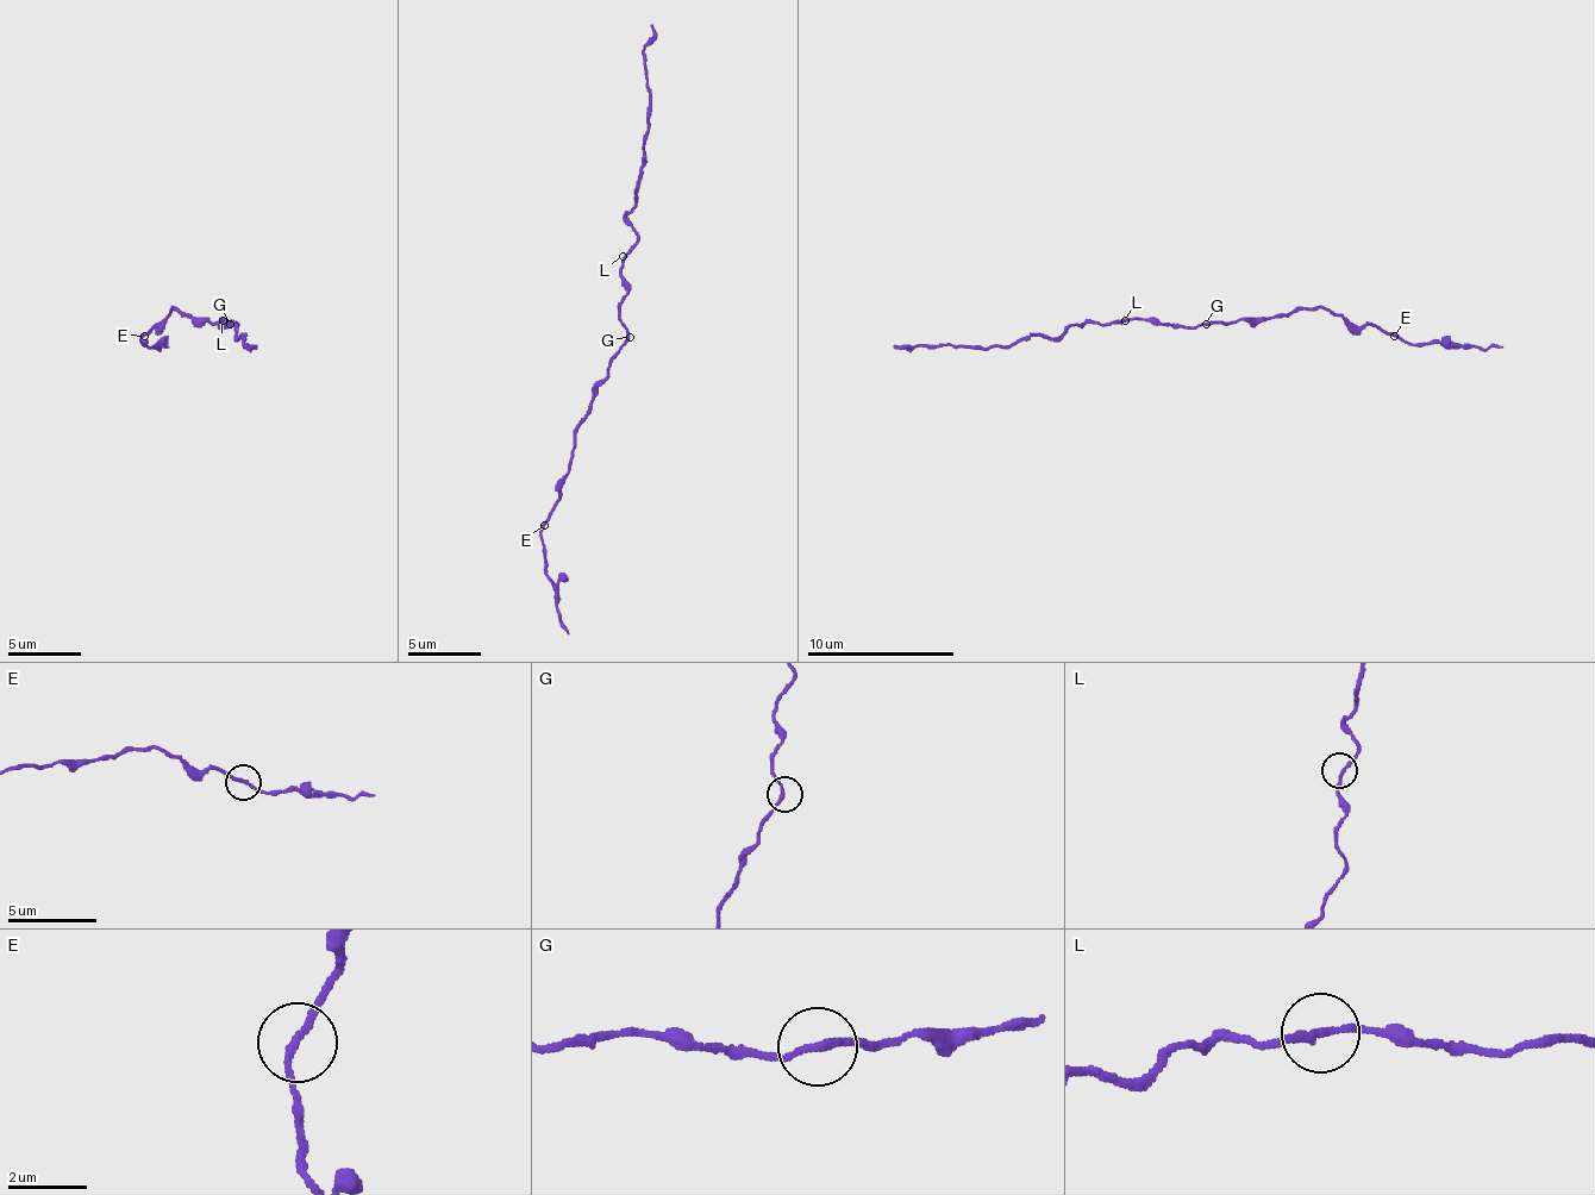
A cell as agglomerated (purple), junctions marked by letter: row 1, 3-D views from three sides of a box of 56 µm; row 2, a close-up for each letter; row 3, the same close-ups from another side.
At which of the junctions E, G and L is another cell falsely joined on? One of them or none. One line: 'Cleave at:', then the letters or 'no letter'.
Cleave at: no letter

